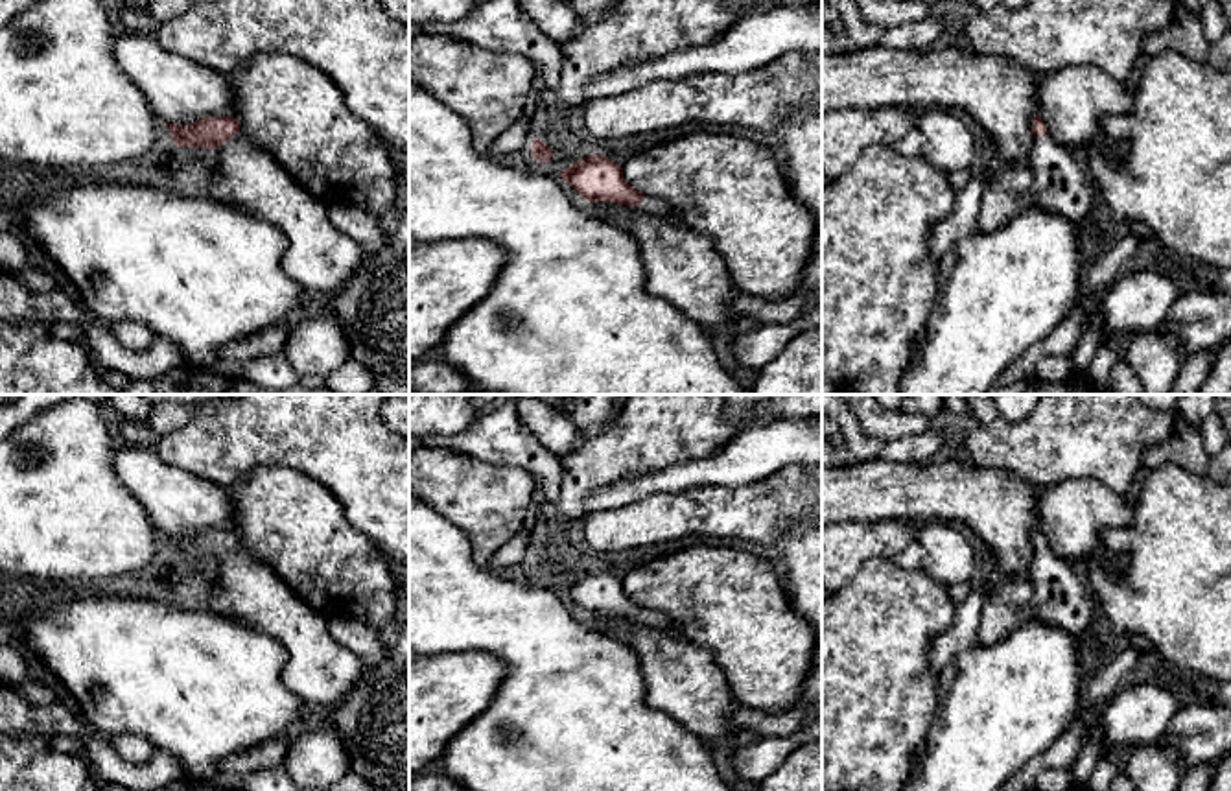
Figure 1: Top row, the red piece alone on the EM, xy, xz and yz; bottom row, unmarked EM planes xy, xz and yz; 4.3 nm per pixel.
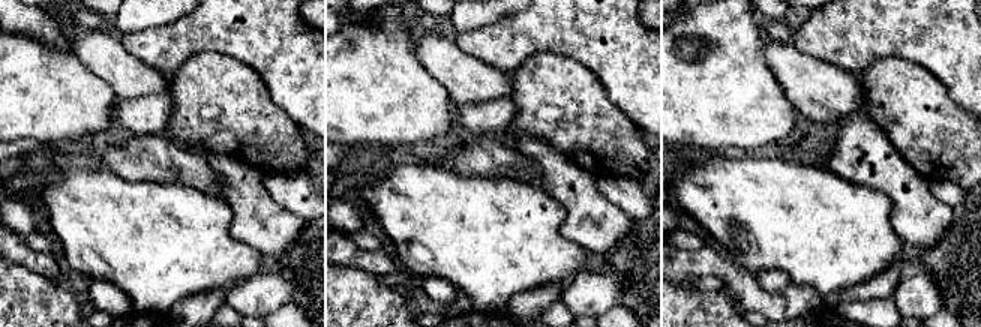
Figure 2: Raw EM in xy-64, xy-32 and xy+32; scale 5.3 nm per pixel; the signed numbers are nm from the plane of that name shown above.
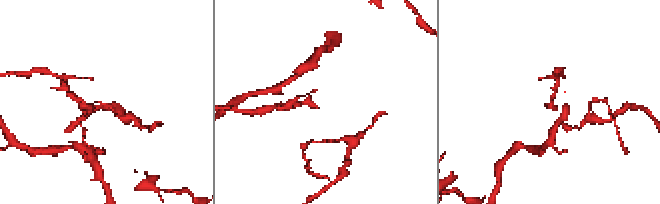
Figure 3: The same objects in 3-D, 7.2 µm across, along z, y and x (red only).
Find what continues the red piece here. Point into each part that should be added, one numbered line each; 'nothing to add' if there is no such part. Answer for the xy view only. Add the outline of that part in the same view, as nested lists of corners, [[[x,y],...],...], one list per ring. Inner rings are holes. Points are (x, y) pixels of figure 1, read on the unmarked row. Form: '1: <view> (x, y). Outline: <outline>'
1: xy (319, 670). Outline: [[[241,546],[232,548],[219,562],[210,564],[217,592],[210,597],[210,612],[243,621],[282,645],[287,664],[282,684],[304,702],[332,708],[339,704],[363,677],[365,664],[328,631],[328,620],[308,607],[300,592],[291,590],[265,562]]]

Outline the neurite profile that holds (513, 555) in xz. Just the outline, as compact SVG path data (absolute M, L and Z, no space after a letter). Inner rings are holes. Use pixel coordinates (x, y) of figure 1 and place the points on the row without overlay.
M533 514L533 518L492 555L488 568L507 573L523 570L533 557L531 535L538 522L542 522L542 516Z

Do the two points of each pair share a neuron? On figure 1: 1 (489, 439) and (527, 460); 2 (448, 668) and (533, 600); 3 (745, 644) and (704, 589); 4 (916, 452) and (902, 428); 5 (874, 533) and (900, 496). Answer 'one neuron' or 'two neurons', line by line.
1: one neuron
2: two neurons
3: one neuron
4: two neurons
5: two neurons

